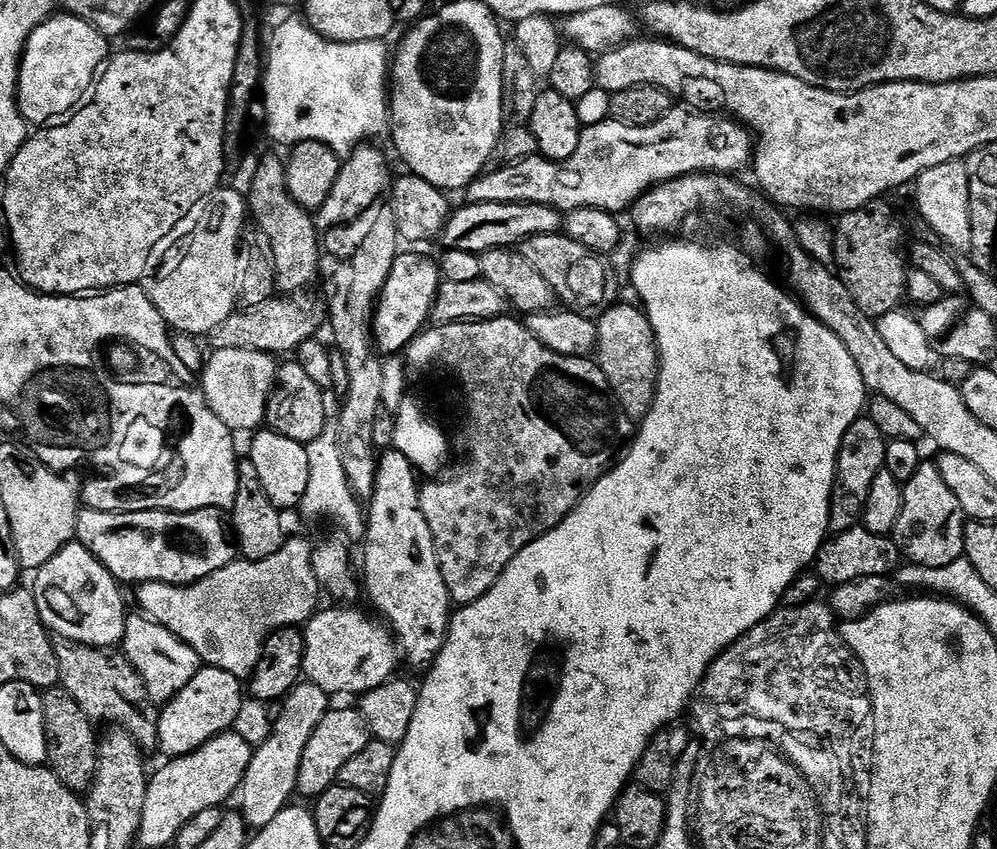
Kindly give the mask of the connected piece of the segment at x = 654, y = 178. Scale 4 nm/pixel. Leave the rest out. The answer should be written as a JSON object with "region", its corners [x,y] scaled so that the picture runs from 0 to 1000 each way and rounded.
{"region":[[[678,125],[671,130],[660,144],[643,151],[635,151],[632,146],[623,146],[621,141],[610,139],[605,146],[592,148],[583,154],[580,177],[576,177],[576,181],[572,187],[565,191],[555,191],[545,186],[537,186],[538,188],[523,186],[511,192],[509,196],[502,196],[506,198],[499,199],[498,203],[493,203],[494,200],[486,201],[484,206],[469,218],[467,230],[469,230],[468,234],[474,240],[547,240],[566,252],[574,250],[577,245],[599,245],[615,252],[623,252],[622,250],[629,251],[644,227],[668,216],[669,212],[679,212],[685,207],[697,207],[699,205],[739,205],[738,203],[744,201],[745,198],[747,201],[754,192],[755,178],[756,161],[745,146],[733,139],[727,139],[722,134],[703,134],[701,131],[691,130],[686,125]]]}

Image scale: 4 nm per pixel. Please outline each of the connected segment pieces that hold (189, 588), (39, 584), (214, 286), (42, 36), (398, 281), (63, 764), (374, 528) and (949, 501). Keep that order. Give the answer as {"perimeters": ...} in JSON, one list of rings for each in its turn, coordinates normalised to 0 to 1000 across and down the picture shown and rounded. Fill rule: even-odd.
{"perimeters":[[[[290,635],[279,645],[277,651],[271,653],[269,657],[263,657],[262,661],[249,661],[244,657],[237,657],[223,671],[219,671],[215,676],[211,676],[202,683],[196,683],[194,688],[142,688],[139,689],[137,697],[140,697],[136,702],[137,709],[140,710],[139,720],[147,726],[148,729],[160,736],[161,740],[173,744],[178,754],[191,760],[197,768],[198,774],[200,774],[208,786],[229,792],[238,799],[249,799],[252,797],[254,788],[257,787],[257,781],[261,774],[261,767],[265,760],[265,753],[267,753],[268,749],[273,748],[274,744],[281,743],[282,740],[304,737],[317,724],[319,720],[319,713],[317,713],[317,710],[321,707],[321,700],[323,702],[323,691],[320,684],[317,683],[316,674],[313,670],[313,651],[310,643],[308,644],[301,636],[291,637]]],[[[79,638],[67,641],[62,648],[58,648],[58,653],[50,657],[50,662],[35,670],[33,678],[36,680],[32,683],[30,696],[40,724],[40,734],[53,750],[61,749],[64,753],[62,755],[69,760],[95,766],[112,766],[115,759],[117,762],[123,755],[126,720],[124,721],[124,707],[120,703],[121,689]]],[[[225,219],[203,237],[154,294],[149,312],[160,311],[147,326],[148,353],[174,392],[208,397],[235,369],[235,336],[239,319],[237,286],[247,264],[247,236],[233,219]]],[[[59,16],[53,18],[51,21],[45,24],[43,28],[39,28],[37,33],[34,34],[30,40],[30,45],[24,55],[24,65],[20,67],[20,88],[16,93],[16,121],[20,130],[20,138],[24,140],[25,146],[29,147],[28,159],[29,165],[32,167],[35,167],[35,165],[43,164],[44,159],[49,159],[51,155],[56,155],[63,151],[68,151],[68,147],[72,146],[73,141],[79,140],[79,137],[83,135],[84,131],[87,131],[88,127],[91,127],[92,122],[95,122],[96,108],[99,108],[100,99],[103,99],[104,88],[106,88],[106,78],[108,75],[107,66],[109,65],[109,48],[105,46],[105,44],[101,42],[100,37],[98,37],[97,33],[93,33],[92,29],[87,28],[85,24],[80,24],[71,16],[63,18],[64,19],[59,19]],[[66,127],[68,127],[68,132],[64,132],[64,137],[60,137],[60,141],[44,141],[44,139],[48,139],[48,137],[52,137],[52,134],[58,134],[58,132],[66,130]]],[[[402,300],[394,311],[386,337],[376,356],[372,373],[372,395],[378,411],[389,417],[401,417],[416,396],[421,395],[433,369],[433,357],[443,339],[441,317],[429,306]]],[[[48,813],[42,820],[44,863],[48,870],[48,900],[52,910],[71,931],[87,929],[92,922],[98,894],[98,869],[92,865],[93,849],[85,843],[63,813]]],[[[392,535],[386,542],[380,543],[377,552],[377,558],[373,568],[373,583],[368,590],[369,601],[367,596],[367,608],[369,603],[369,618],[365,622],[365,681],[363,680],[363,693],[369,702],[373,706],[373,711],[382,721],[383,724],[389,729],[388,739],[391,741],[392,748],[395,750],[395,762],[399,769],[400,776],[405,777],[420,794],[428,793],[432,787],[434,780],[439,775],[439,770],[445,760],[445,753],[449,750],[449,731],[455,720],[453,706],[449,702],[447,690],[441,686],[441,675],[437,668],[437,654],[433,644],[433,633],[429,630],[429,621],[425,614],[425,607],[421,604],[421,582],[419,578],[419,569],[417,570],[418,557],[415,555],[413,547],[407,538],[400,535]]],[[[924,545],[917,563],[905,575],[905,601],[901,605],[897,640],[906,658],[926,669],[953,667],[953,662],[967,655],[968,625],[969,609],[963,602],[961,589],[945,568],[938,545]]]]}

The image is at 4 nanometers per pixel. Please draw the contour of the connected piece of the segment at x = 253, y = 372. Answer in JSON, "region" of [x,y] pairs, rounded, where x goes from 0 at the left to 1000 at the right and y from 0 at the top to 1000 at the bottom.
{"region":[[[216,412],[211,417],[209,424],[204,428],[201,444],[201,463],[207,472],[210,482],[226,501],[226,503],[237,509],[247,509],[257,505],[261,499],[264,501],[268,491],[268,482],[265,479],[265,470],[271,464],[271,457],[265,453],[265,433],[276,431],[278,423],[268,415],[249,413],[249,412]]]}

